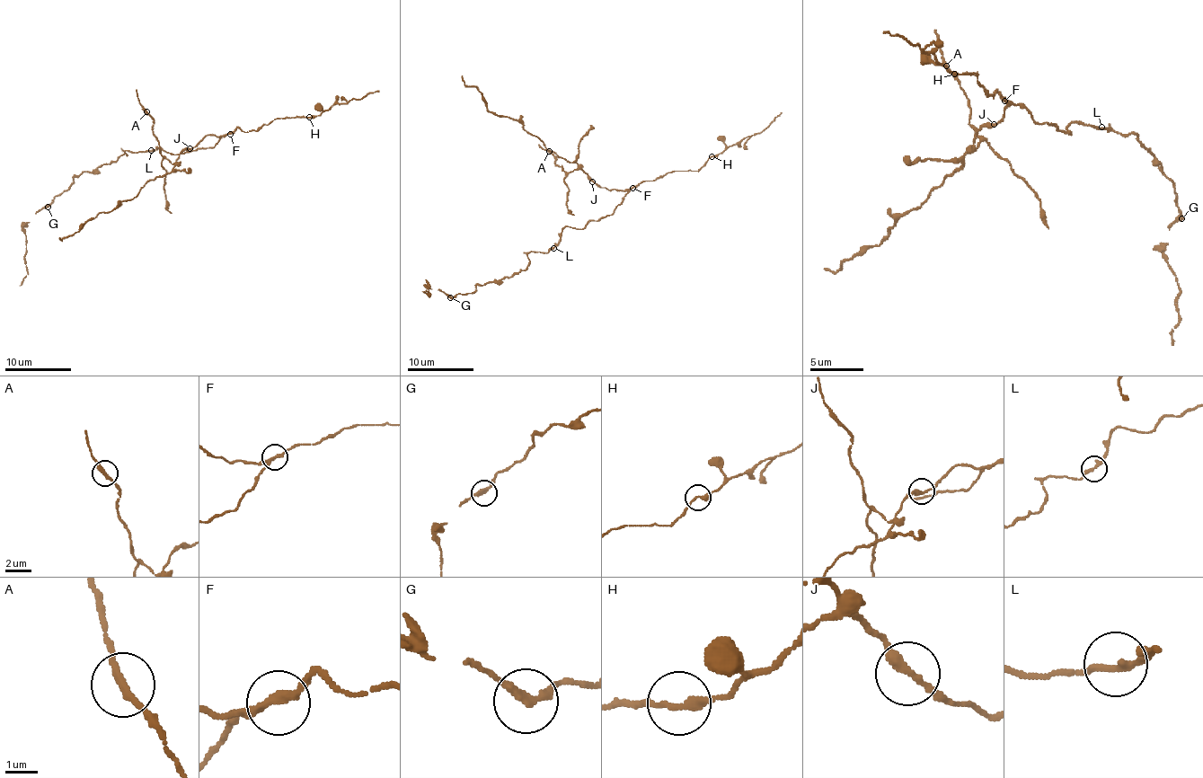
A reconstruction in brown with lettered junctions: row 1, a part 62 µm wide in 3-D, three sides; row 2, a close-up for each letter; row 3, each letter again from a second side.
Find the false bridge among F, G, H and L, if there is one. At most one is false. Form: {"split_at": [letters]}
{"split_at": ["F"]}

